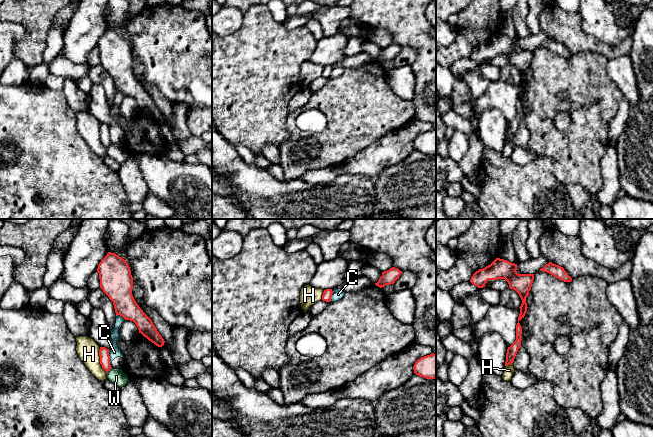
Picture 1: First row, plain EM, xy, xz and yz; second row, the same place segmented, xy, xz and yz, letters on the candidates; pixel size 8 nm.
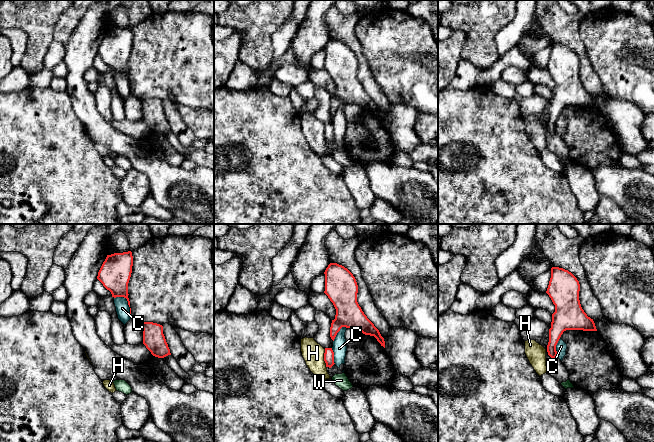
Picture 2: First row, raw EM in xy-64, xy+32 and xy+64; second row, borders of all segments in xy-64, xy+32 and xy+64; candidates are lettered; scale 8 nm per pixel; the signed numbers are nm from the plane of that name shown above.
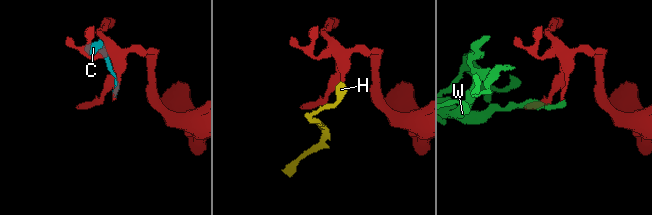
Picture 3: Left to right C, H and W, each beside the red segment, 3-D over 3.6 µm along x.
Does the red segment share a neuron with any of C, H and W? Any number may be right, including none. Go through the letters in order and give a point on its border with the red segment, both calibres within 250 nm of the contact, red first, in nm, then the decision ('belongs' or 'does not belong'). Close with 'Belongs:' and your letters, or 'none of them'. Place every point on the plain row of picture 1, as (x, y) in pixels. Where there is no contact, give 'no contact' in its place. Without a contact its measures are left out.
C: meets red in xy at (109, 133); 80 nm thick on the red side, 90 nm on the other; does not belong
H: meets red in xy at (100, 136); 80 nm thick on the red side, 180 nm on the other; does not belong
W: meets red in xy at (109, 145); 80 nm thick on the red side, 120 nm on the other; does not belong
Belongs: none of them

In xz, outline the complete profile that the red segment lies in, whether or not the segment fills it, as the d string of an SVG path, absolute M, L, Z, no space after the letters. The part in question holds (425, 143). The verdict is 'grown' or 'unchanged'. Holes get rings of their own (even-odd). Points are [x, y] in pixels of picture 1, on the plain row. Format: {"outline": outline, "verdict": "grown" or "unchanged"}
{"outline": "M436 130L421 133L413 142L414 149L426 155L436 154Z", "verdict": "unchanged"}

